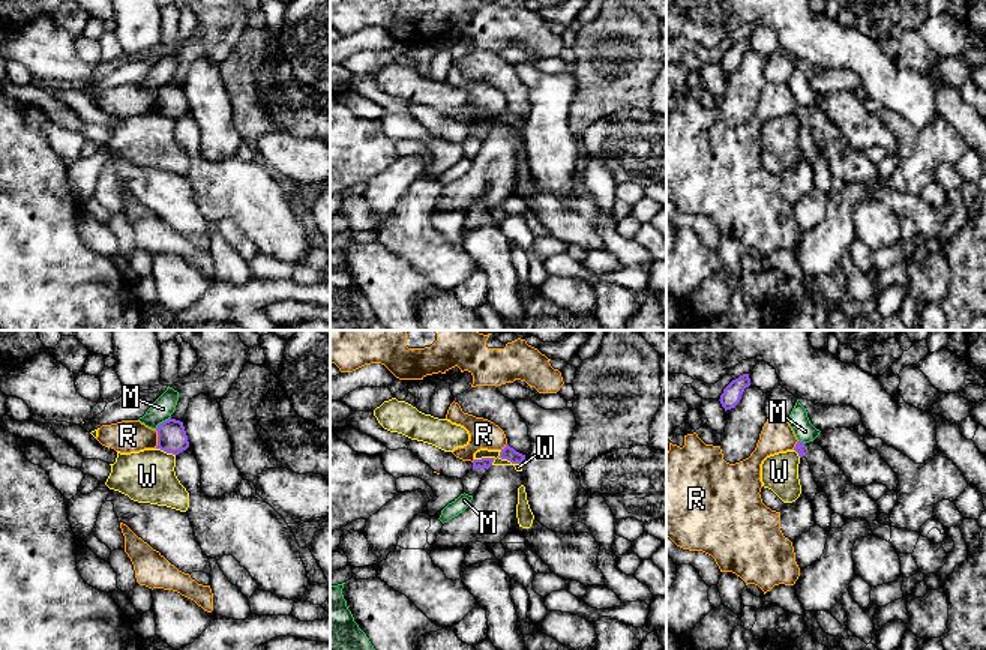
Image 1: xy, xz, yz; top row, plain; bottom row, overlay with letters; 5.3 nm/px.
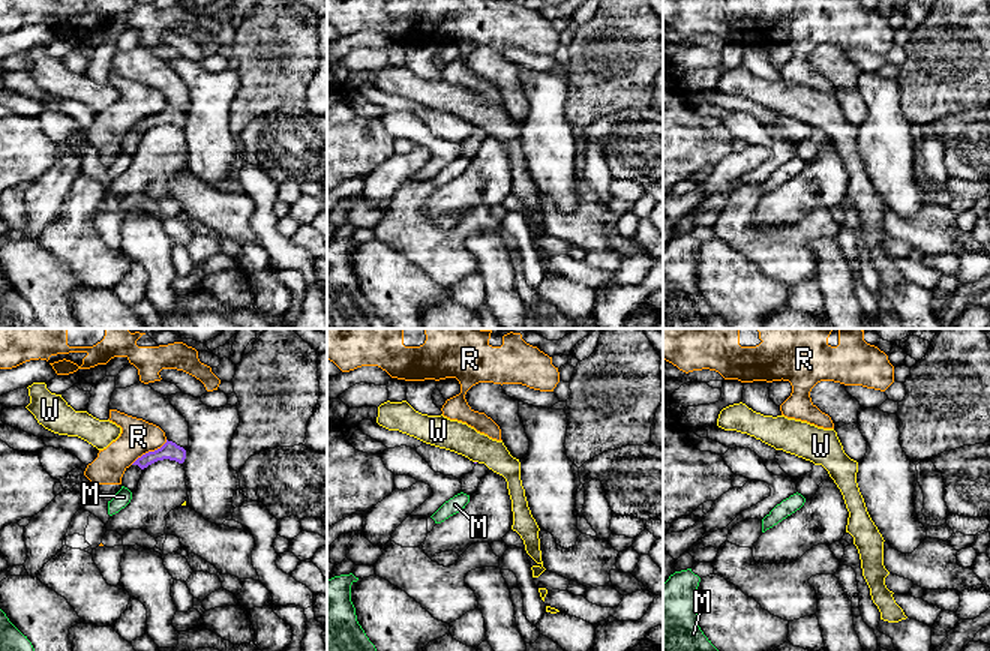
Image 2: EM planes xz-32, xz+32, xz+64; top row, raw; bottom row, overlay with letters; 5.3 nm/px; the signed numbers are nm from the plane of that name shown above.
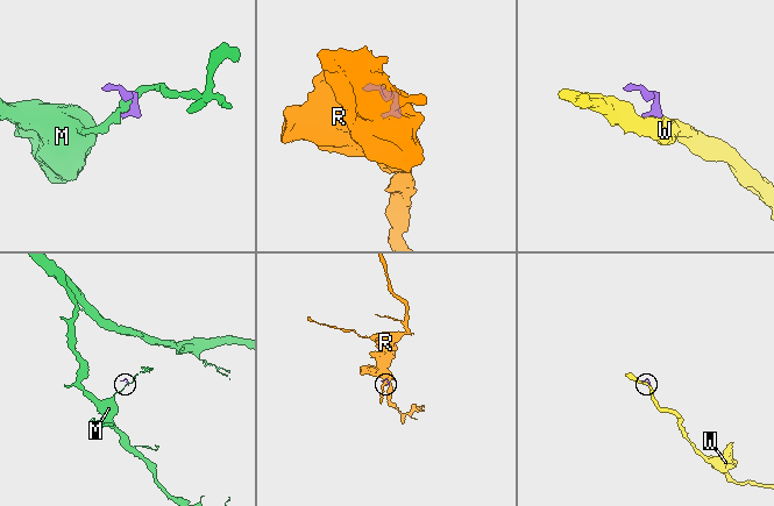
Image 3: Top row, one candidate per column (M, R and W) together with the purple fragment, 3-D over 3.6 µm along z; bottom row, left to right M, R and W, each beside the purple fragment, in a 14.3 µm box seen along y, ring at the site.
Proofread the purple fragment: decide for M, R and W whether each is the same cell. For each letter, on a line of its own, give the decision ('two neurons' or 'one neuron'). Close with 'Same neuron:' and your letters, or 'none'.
M: two neurons
R: two neurons
W: two neurons
Same neuron: none

